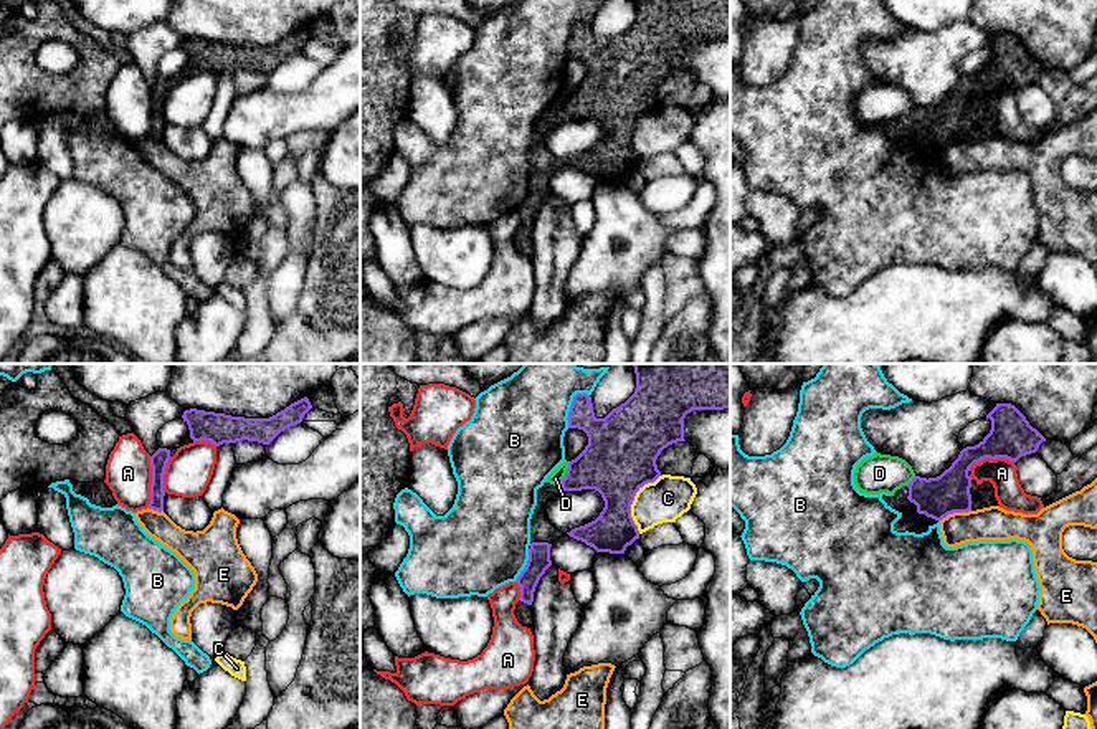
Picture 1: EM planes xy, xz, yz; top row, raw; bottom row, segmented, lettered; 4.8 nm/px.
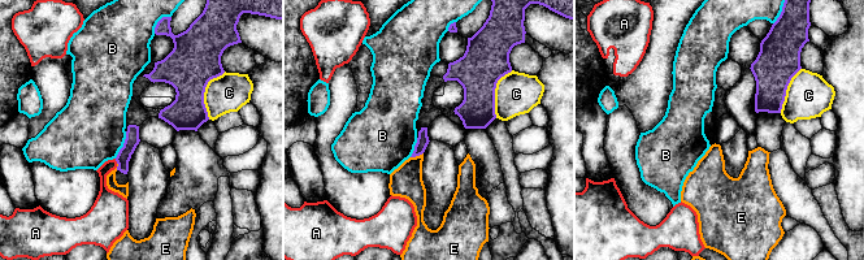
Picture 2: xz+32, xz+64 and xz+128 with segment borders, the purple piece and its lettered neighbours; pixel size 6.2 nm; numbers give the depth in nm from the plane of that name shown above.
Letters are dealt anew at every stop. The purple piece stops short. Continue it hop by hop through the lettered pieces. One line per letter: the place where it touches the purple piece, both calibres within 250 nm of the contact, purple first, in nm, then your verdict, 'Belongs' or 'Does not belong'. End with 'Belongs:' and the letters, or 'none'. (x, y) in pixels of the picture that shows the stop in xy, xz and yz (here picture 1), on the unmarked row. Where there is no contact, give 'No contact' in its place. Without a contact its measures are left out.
A: Touches purple at xy (152, 111). Thickness 90 nm (purple) against 220 nm. Does not belong
B: Touches purple at xz (572, 35). Thickness 220 nm (purple) against 420 nm. Does not belong
C: Touches purple at xz (633, 129). Thickness 340 nm (purple) against 220 nm. Does not belong
D: Touches purple at xz (567, 103). Thickness 340 nm (purple) against 70 nm. Does not belong
E: Touches purple at yz (955, 141). Thickness 200 nm (purple) against 170 nm. Does not belong
Belongs: none

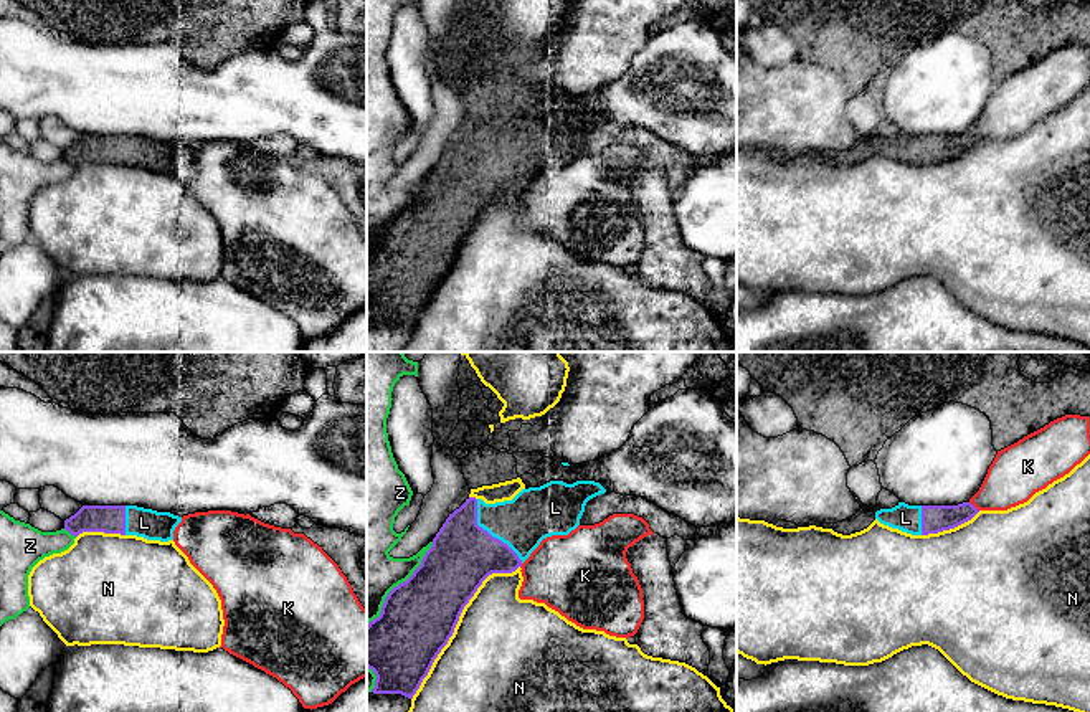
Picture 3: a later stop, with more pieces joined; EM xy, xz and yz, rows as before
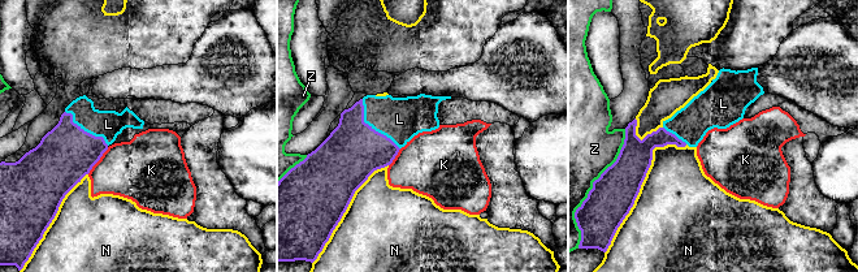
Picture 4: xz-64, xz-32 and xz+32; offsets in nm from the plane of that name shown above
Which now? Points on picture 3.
K: Touches purple at yz (973, 136). Thickness 130 nm (purple) against 260 nm. Does not belong
L: Touches purple at xz (488, 162). Thickness 320 nm (purple) against 260 nm. Belongs
N: Touches purple at xz (456, 253). Thickness 360 nm (purple) against 500 nm. Does not belong
Z: Touches purple at xz (400, 213). Thickness 360 nm (purple) against 280 nm. Does not belong
Belongs: L

